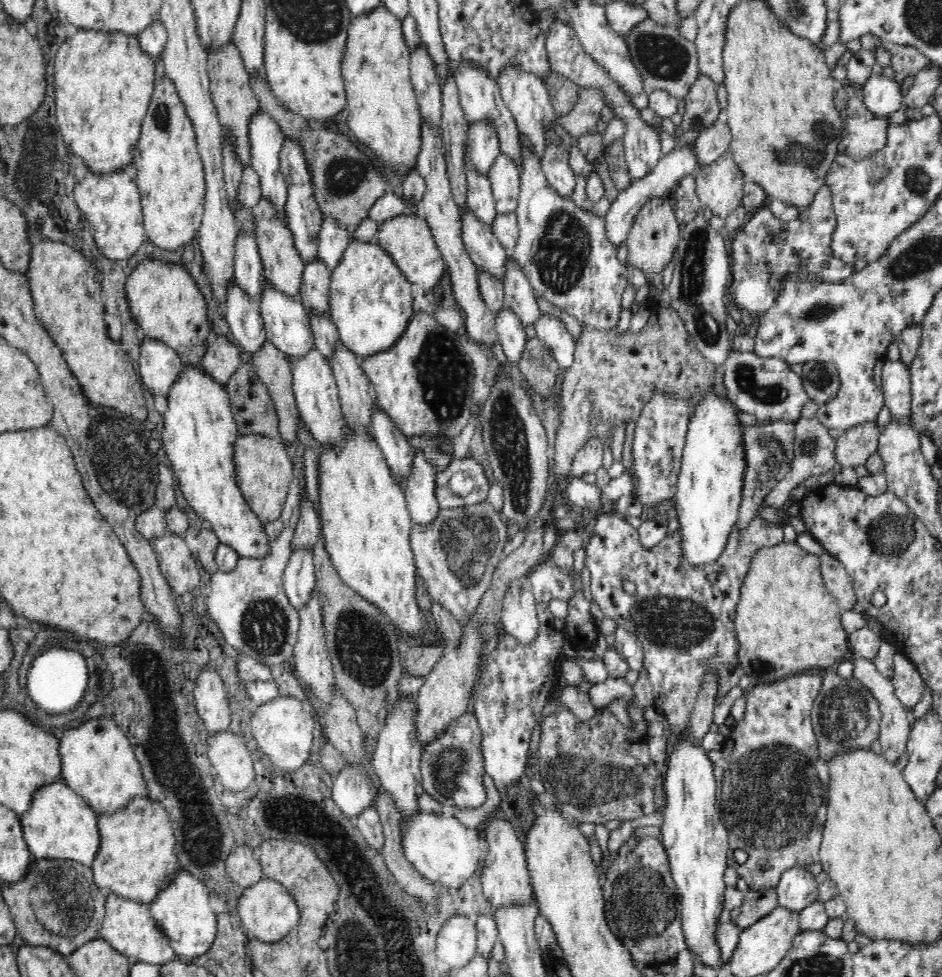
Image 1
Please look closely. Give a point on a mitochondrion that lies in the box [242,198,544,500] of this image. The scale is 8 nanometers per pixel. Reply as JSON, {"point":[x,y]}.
{"point":[443,375]}

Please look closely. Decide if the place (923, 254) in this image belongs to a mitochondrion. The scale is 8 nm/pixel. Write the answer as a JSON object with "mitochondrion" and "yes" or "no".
{"mitochondrion":"yes"}

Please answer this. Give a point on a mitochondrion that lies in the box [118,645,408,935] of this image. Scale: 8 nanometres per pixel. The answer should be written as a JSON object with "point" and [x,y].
{"point":[203,851]}

